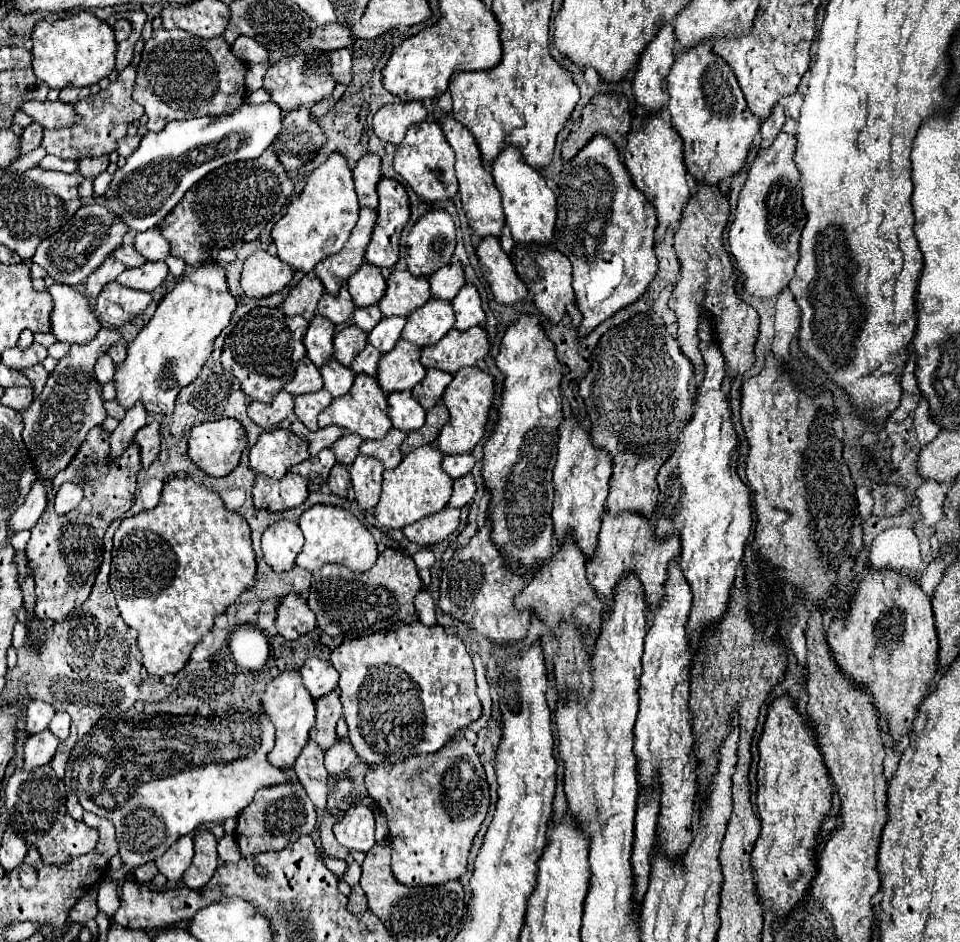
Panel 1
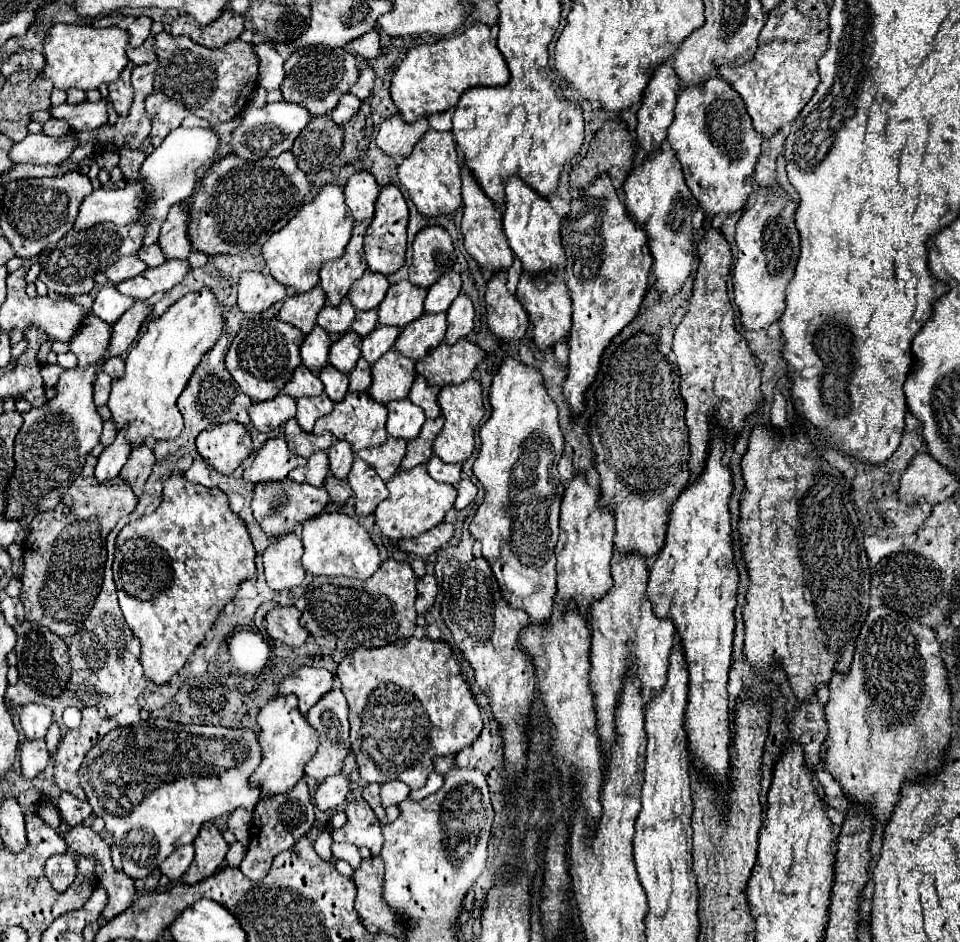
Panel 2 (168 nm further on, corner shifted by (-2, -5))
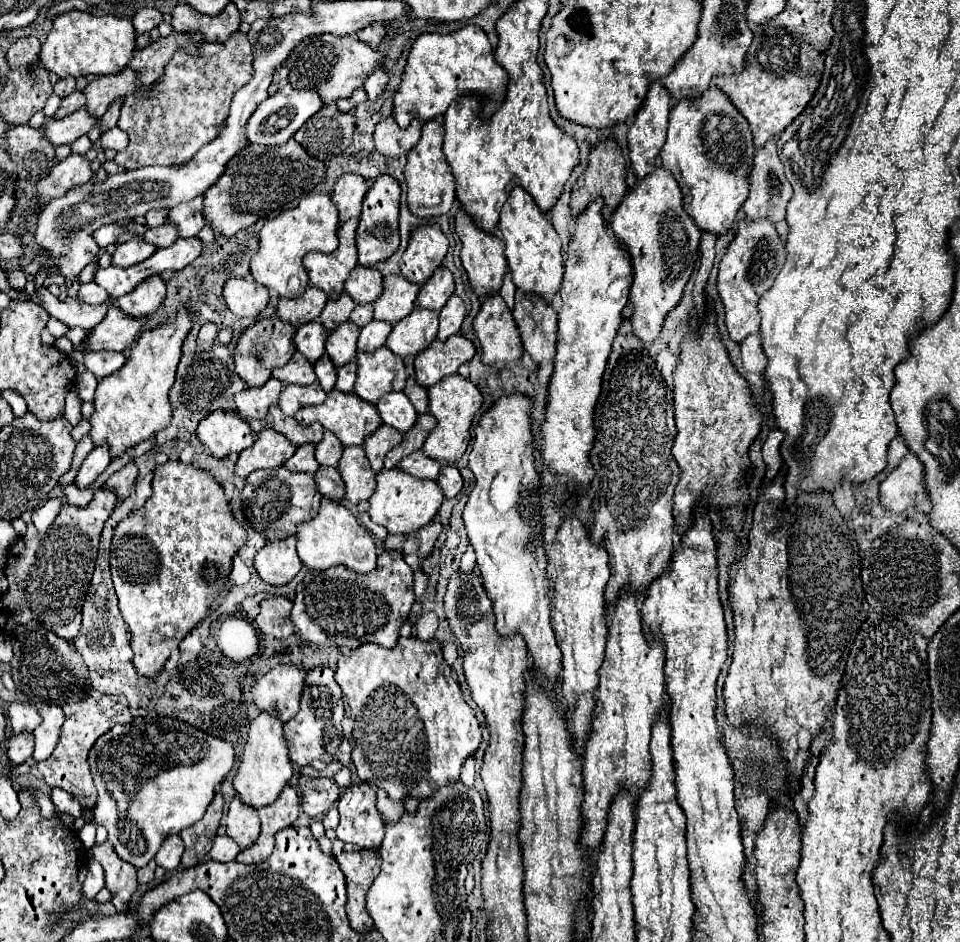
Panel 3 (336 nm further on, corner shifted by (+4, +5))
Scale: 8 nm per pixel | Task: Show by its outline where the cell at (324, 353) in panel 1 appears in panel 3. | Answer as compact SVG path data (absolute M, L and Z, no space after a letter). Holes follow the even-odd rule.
M309 322L295 334L295 346L309 362L317 362L325 354L325 340L327 330L319 322Z

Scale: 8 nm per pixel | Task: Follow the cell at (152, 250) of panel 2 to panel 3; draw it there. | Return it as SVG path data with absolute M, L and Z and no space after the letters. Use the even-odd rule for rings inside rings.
M167 222L167 224L163 224L163 226L149 228L143 238L145 238L147 242L159 246L159 248L167 248L167 246L171 246L171 244L179 238L179 234L177 234L177 228L175 228L171 222Z

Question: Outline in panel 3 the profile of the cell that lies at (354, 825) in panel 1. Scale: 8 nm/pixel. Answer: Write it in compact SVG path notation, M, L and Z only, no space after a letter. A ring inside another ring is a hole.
M351 784L339 798L339 826L337 838L341 842L351 842L359 848L379 848L385 824L375 808L377 790L369 784Z

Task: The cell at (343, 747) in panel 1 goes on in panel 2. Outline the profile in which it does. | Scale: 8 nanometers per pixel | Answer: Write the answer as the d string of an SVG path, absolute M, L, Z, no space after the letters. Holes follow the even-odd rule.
M339 772L339 774L327 776L315 792L315 804L321 812L335 810L345 802L347 792L349 792L349 776L347 774Z

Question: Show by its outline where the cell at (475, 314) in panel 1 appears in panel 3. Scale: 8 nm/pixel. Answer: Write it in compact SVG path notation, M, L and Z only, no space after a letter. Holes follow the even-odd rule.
M453 294L439 314L439 334L437 334L437 338L447 340L449 336L457 334L461 324L463 324L463 318L465 318L463 300Z

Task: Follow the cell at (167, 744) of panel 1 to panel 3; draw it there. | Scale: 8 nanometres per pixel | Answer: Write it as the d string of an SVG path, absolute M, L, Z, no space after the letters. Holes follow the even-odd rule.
M181 722L181 724L173 724L173 726L155 726L155 724L117 724L115 728L111 728L109 732L105 732L107 738L99 738L93 746L93 750L89 752L89 766L91 766L91 774L95 780L95 788L99 792L97 796L97 804L93 808L93 816L95 816L95 824L103 824L109 832L109 842L113 844L115 852L119 858L127 860L129 864L133 864L135 868L145 866L161 848L163 840L169 834L179 834L183 828L193 826L197 820L201 820L201 816L205 814L209 802L213 800L213 794L217 790L217 784L227 776L227 772L233 768L235 762L235 748L233 744L221 740L221 738L213 738L211 734L201 734L201 730L193 730L193 726Z

